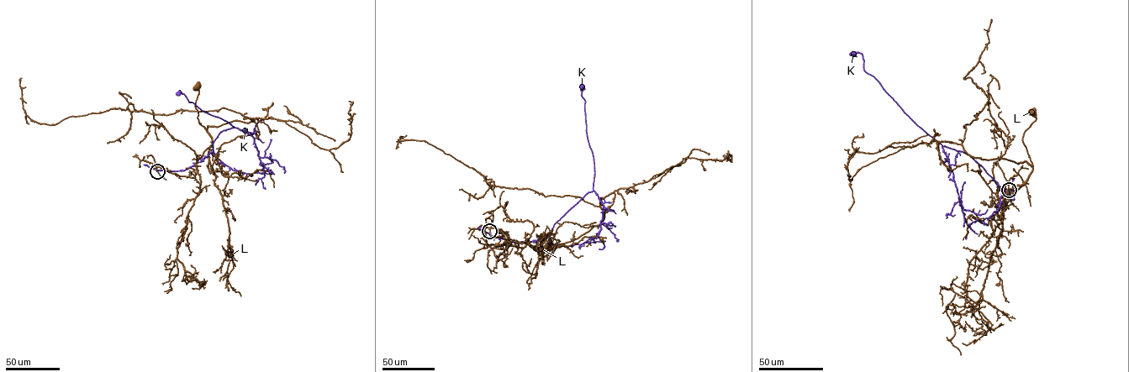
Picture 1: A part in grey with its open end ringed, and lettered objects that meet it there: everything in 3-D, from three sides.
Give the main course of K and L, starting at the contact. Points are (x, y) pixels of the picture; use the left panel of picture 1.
K: (157, 171), (183, 170), (200, 162), (213, 151), (219, 133), (234, 127), (178, 92)
L: (157, 171), (155, 167), (160, 167), (193, 177), (197, 161), (212, 144), (197, 117), (198, 86)

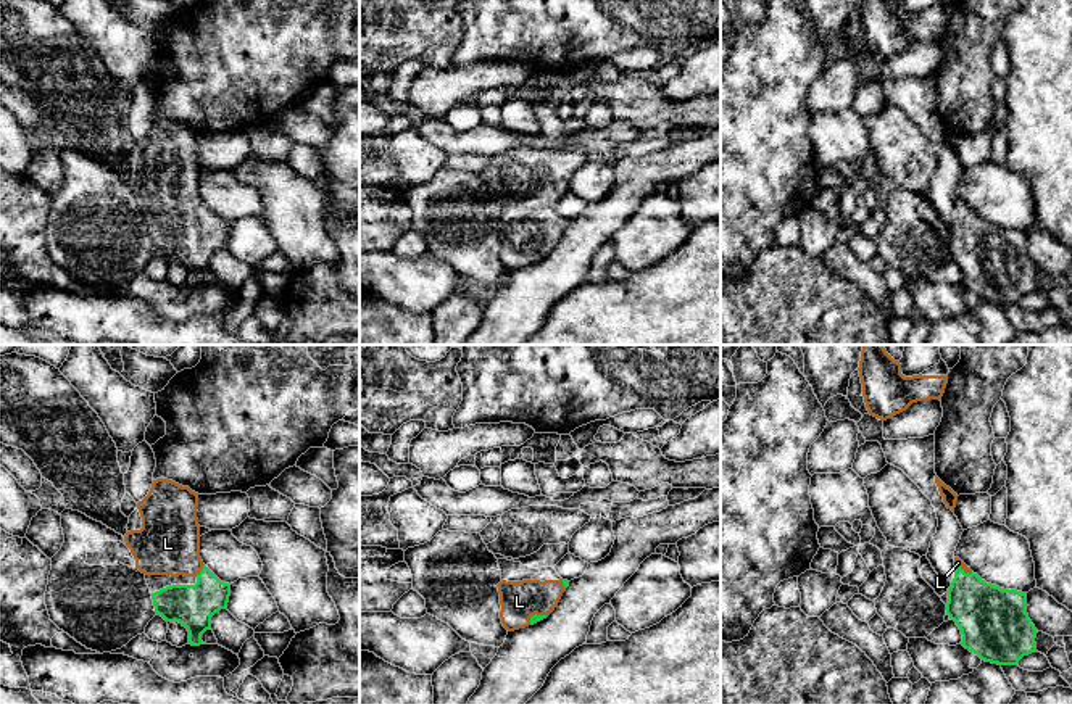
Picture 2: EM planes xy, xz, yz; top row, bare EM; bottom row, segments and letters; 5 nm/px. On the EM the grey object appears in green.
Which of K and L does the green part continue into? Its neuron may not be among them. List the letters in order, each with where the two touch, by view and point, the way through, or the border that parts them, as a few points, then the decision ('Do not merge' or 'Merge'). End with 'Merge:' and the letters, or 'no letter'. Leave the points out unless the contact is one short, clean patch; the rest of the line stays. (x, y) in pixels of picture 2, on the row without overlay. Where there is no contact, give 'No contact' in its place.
K: No contact. Do not merge
L: Touches green at xy (202, 210). Path across: xy (192, 245), (202, 236), (202, 210), (189, 203), (168, 182). Merge
Merge: L

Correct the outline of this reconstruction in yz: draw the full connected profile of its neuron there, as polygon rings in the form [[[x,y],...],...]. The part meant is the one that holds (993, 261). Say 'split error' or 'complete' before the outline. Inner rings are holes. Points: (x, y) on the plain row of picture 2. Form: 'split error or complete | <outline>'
split error | [[[954,197],[954,206],[946,253],[961,269],[961,284],[982,300],[998,304],[1017,304],[1024,295],[1037,292],[1035,277],[1038,269],[1027,253],[1027,232],[987,222],[959,197]]]

